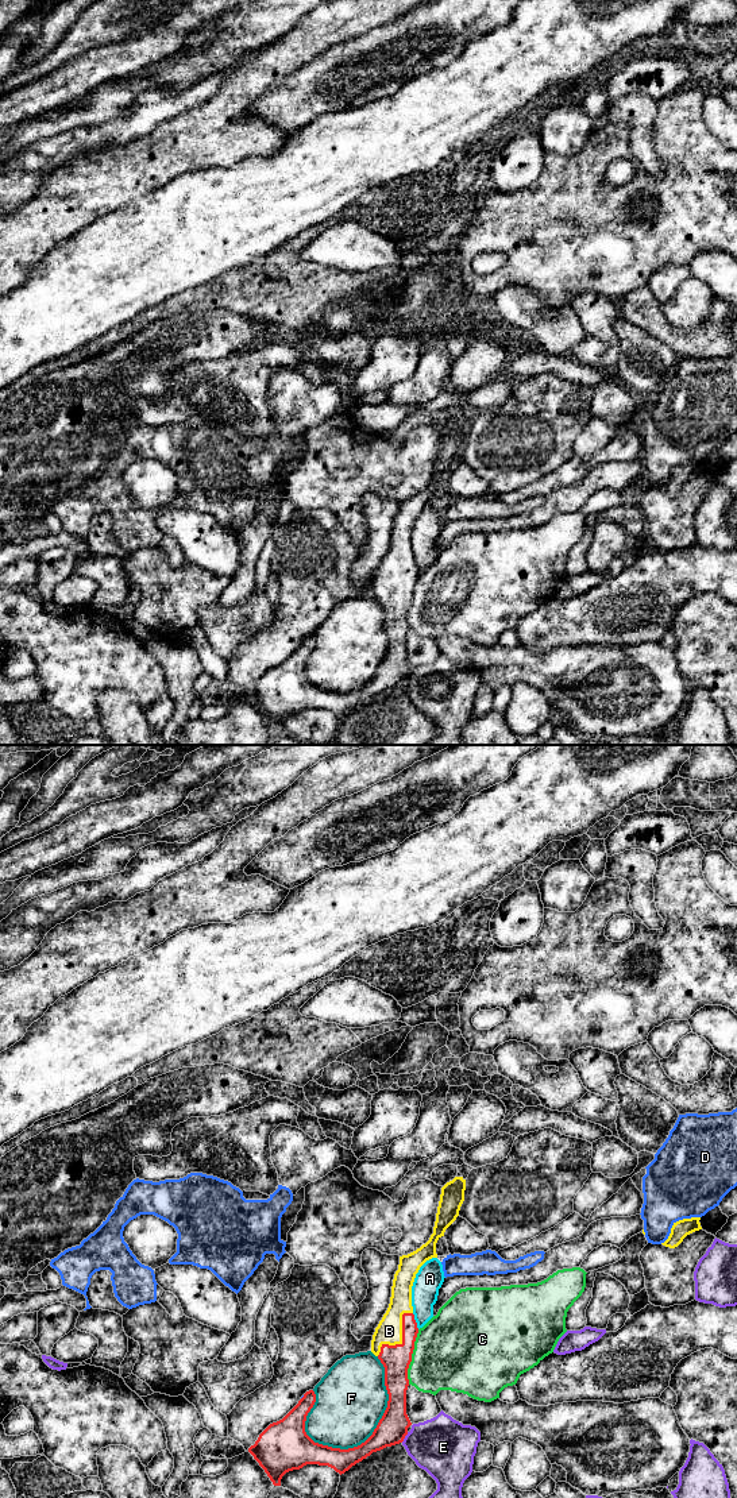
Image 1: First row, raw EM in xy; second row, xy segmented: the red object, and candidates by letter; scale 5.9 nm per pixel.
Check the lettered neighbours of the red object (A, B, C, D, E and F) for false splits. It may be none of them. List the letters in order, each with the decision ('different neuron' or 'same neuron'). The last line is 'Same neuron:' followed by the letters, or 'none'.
A: different neuron
B: same neuron
C: different neuron
D: different neuron
E: different neuron
F: different neuron
Same neuron: B

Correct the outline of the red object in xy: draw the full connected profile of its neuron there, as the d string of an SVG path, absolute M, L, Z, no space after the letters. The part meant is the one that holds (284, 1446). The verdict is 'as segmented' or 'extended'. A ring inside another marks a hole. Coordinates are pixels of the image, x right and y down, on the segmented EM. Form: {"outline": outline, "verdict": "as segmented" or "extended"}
{"outline": "M455 1177L441 1188L433 1233L416 1251L400 1256L390 1304L371 1340L371 1352L385 1367L387 1408L373 1435L360 1445L340 1449L315 1443L305 1432L306 1416L316 1402L309 1390L279 1421L270 1424L248 1452L265 1470L274 1486L282 1476L306 1464L328 1466L340 1475L373 1452L404 1441L412 1425L406 1414L408 1368L418 1333L412 1306L412 1286L420 1267L437 1258L436 1243L459 1216L464 1201L466 1180Z", "verdict": "extended"}

